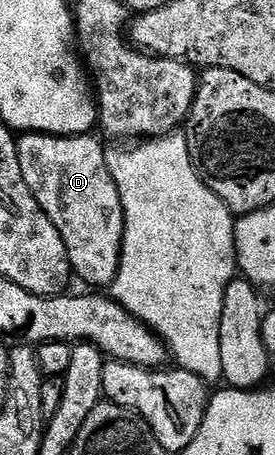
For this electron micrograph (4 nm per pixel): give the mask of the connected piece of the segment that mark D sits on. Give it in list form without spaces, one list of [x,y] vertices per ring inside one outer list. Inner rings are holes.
[[[26,133],[16,142],[18,163],[22,167],[22,179],[26,179],[26,187],[38,199],[38,207],[50,215],[50,223],[58,227],[58,235],[62,235],[62,243],[66,243],[68,258],[72,264],[72,272],[81,277],[88,285],[111,286],[118,275],[122,243],[124,242],[124,212],[122,199],[118,195],[118,187],[108,170],[104,158],[105,146],[95,141],[95,136],[53,137],[51,133]]]

